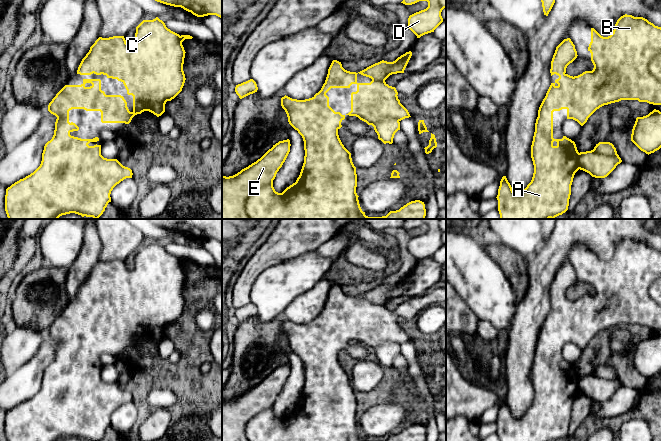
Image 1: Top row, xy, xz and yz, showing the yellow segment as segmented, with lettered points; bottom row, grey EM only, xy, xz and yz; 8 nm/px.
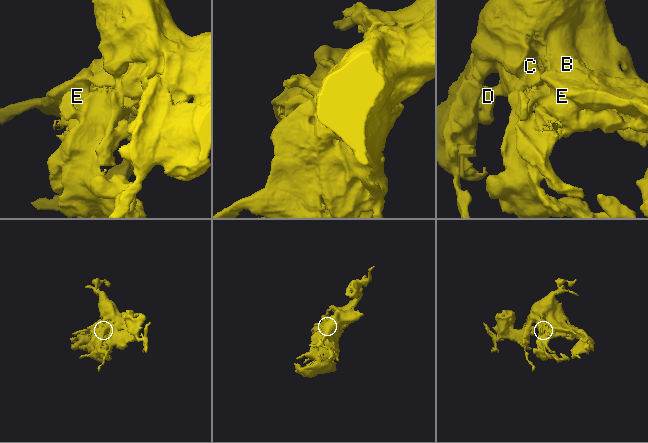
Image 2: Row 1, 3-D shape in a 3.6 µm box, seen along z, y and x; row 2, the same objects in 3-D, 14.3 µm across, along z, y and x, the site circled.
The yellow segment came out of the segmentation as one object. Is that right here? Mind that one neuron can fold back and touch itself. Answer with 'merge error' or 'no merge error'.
no merge error

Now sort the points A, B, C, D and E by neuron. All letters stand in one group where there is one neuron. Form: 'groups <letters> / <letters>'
groups A B C D E

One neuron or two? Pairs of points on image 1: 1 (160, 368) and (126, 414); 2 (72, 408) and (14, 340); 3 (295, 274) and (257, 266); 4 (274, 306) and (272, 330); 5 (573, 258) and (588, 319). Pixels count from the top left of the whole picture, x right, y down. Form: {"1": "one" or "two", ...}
{"1": "two", "2": "two", "3": "two", "4": "two", "5": "one"}

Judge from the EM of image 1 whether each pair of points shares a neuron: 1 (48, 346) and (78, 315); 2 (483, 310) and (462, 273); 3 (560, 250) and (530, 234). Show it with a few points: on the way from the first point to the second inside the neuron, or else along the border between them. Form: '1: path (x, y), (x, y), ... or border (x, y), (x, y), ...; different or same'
1: border (49, 335), (56, 341), (54, 358), (51, 362); different
2: path (483, 301), (483, 294), (471, 282); same
3: border (547, 240), (530, 260); different

